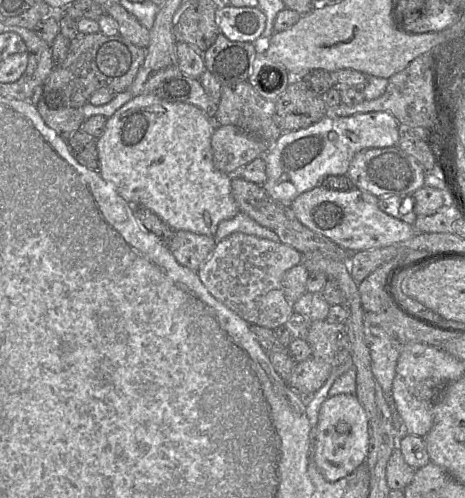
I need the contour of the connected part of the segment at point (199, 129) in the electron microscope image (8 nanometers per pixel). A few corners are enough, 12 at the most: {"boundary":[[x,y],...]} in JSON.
{"boundary":[[152,93],[107,119],[98,171],[173,230],[240,212],[216,124]]}

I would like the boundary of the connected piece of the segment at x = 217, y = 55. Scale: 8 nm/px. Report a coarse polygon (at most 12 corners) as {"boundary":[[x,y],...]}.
{"boundary":[[219,33],[203,53],[222,85],[247,81],[253,42]]}

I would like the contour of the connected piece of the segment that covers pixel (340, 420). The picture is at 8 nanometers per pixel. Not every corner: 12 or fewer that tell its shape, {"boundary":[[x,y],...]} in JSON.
{"boundary":[[356,395],[322,403],[315,461],[327,481],[365,463],[368,416]]}

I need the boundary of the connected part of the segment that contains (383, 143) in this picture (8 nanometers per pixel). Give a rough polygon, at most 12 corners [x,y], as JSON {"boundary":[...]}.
{"boundary":[[389,112],[326,115],[284,132],[264,189],[290,206],[358,152],[397,146]]}

